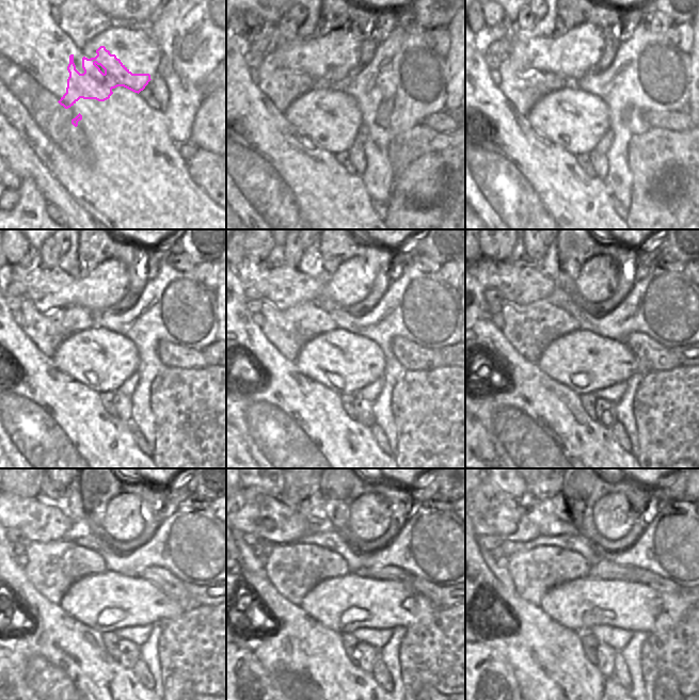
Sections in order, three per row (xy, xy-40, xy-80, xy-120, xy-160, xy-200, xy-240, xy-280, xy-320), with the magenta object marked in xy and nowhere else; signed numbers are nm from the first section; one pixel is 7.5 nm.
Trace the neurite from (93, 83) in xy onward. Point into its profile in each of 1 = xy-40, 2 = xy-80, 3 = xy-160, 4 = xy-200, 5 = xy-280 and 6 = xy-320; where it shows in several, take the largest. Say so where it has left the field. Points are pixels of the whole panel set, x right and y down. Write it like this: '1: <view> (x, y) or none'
1: xy-40 (331, 117)
2: xy-80 (576, 121)
3: xy-160 (345, 363)
4: xy-200 (584, 362)
5: xy-280 (343, 604)
6: xy-320 (581, 604)

